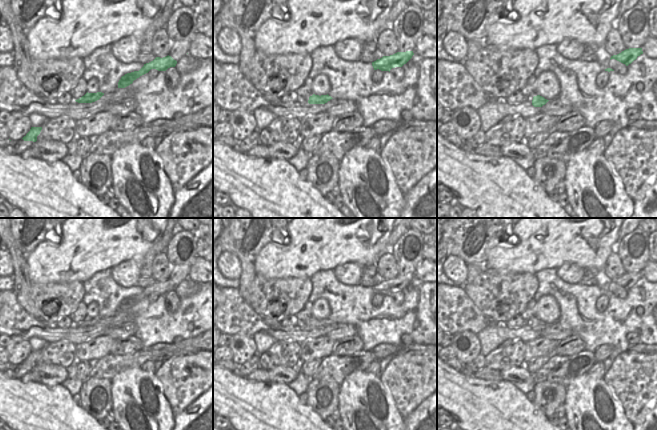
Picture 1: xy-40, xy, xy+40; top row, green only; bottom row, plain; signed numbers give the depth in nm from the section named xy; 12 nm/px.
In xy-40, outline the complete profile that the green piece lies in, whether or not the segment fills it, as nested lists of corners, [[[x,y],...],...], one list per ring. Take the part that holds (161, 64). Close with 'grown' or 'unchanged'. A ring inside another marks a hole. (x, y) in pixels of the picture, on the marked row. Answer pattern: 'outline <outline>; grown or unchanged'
outline [[[169,55],[163,58],[156,57],[153,61],[144,64],[144,66],[139,71],[127,73],[122,76],[118,82],[118,88],[125,88],[129,86],[133,83],[134,80],[148,73],[151,69],[156,69],[158,71],[166,71],[170,67],[175,67],[176,64],[177,61]]]; unchanged

